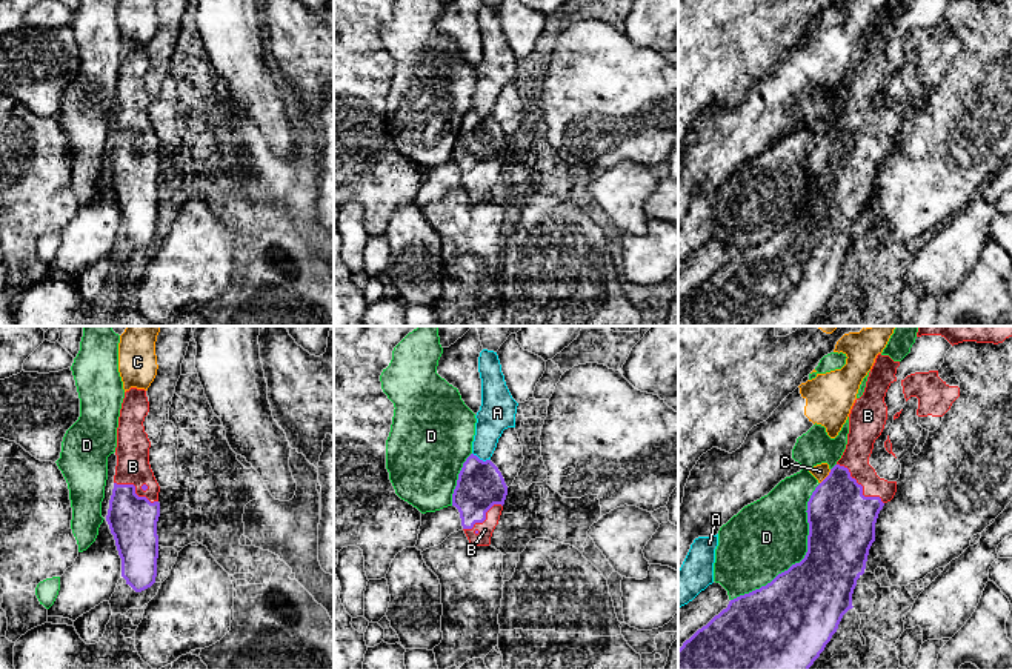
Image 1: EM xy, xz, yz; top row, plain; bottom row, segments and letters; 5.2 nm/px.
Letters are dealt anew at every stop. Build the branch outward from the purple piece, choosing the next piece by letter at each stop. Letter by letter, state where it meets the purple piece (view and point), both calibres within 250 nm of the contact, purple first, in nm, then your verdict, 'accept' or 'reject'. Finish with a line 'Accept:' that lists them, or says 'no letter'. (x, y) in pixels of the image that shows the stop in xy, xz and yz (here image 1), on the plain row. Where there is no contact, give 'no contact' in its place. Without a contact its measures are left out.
A: xz (482, 116) | 240/170 nm | reject
B: yz (862, 143) | 360/140 nm | accept
C: yz (826, 133) | 360/80 nm | reject
D: yz (805, 213) | 400/400 nm | reject
Accept: B

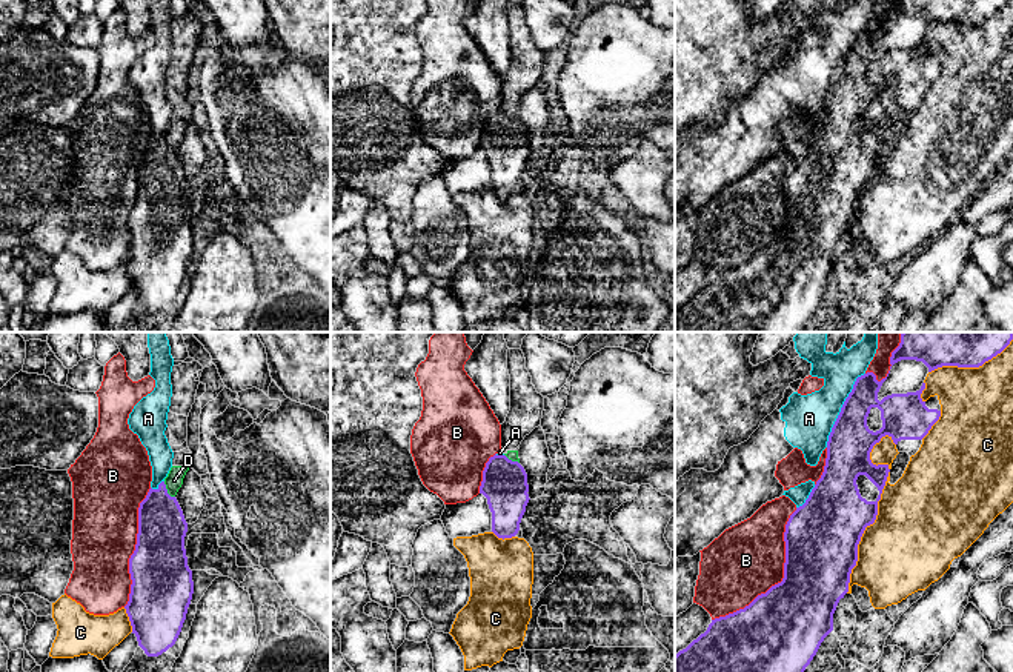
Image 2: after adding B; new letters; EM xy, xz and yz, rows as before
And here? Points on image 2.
A: yz (841, 65) | 240/260 nm | reject
B: yz (783, 234) | 400/380 nm | reject
C: yz (876, 163) | 340/480 nm | reject
D: xy (166, 146) | 260/90 nm | reject
Accept: no letter

